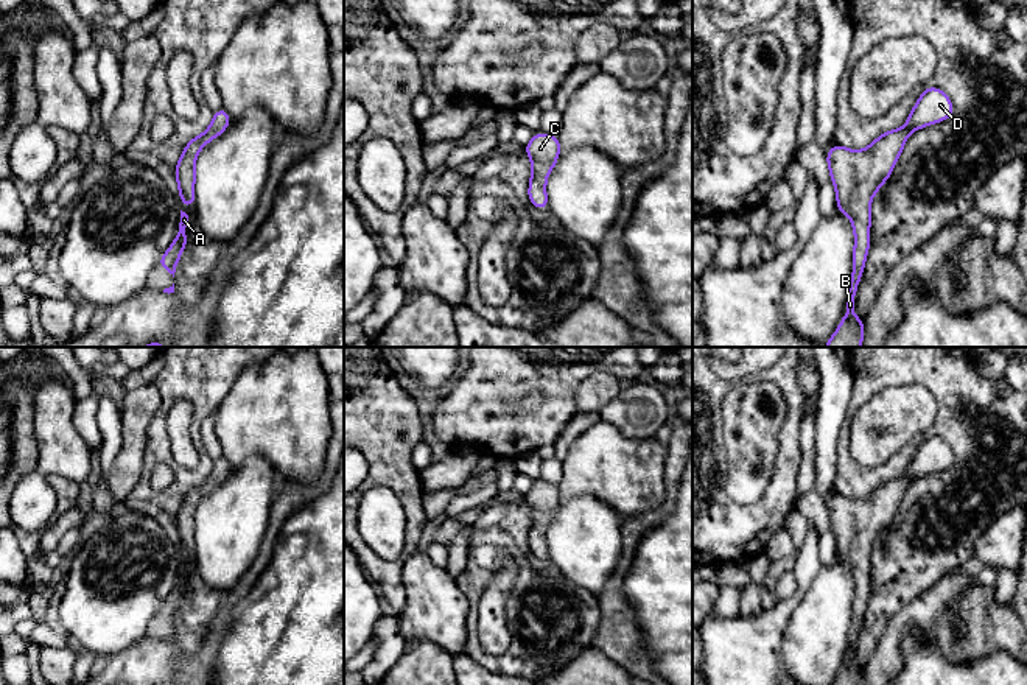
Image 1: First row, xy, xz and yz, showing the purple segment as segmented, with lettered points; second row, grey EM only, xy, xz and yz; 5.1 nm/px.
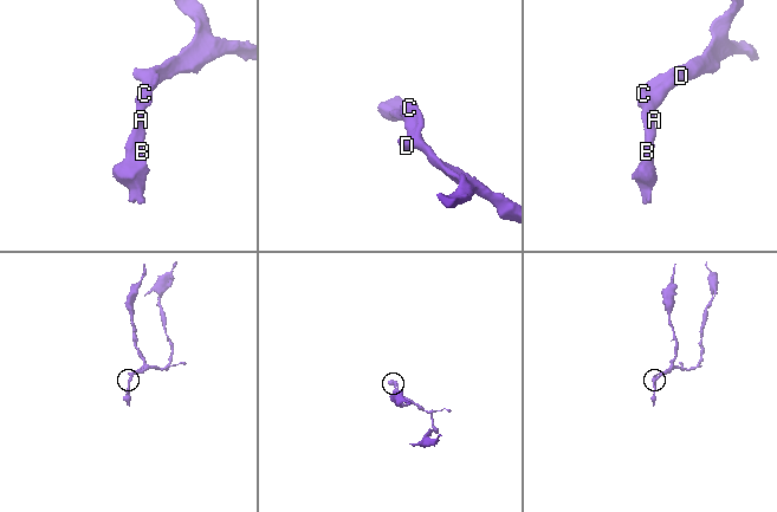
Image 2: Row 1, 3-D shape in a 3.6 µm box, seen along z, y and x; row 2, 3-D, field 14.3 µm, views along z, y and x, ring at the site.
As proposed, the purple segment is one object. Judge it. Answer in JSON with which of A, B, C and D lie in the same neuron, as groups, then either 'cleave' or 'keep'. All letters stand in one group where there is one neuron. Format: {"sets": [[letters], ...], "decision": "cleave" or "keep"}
{"sets": [["A", "B", "C", "D"]], "decision": "keep"}

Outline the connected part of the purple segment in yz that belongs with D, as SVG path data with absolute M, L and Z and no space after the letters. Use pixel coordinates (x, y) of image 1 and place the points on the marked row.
M926 87L903 128L885 131L865 149L854 151L836 143L826 151L829 176L837 196L836 209L851 220L854 249L846 314L825 347L862 347L865 322L854 314L854 296L871 243L871 199L890 177L909 135L952 115L951 98L938 87Z

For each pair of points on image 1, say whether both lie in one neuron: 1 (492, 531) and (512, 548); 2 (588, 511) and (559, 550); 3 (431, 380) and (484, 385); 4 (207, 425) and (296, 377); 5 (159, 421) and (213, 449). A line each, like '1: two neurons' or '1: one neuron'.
1: one neuron
2: one neuron
3: two neurons
4: two neurons
5: two neurons

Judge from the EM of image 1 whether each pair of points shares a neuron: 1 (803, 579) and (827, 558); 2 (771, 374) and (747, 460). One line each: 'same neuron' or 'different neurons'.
1: different neurons
2: different neurons

